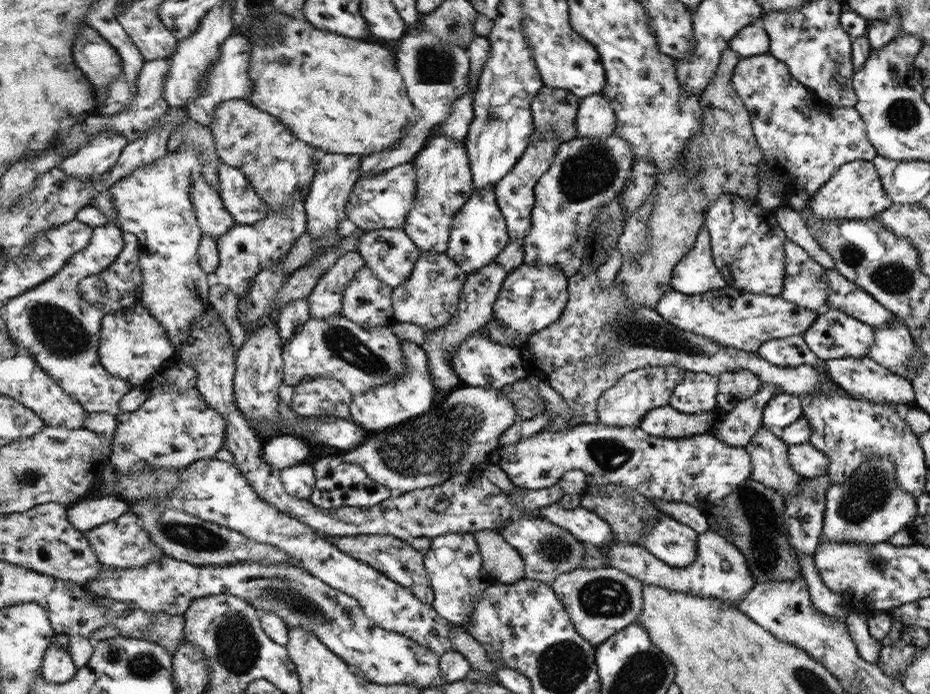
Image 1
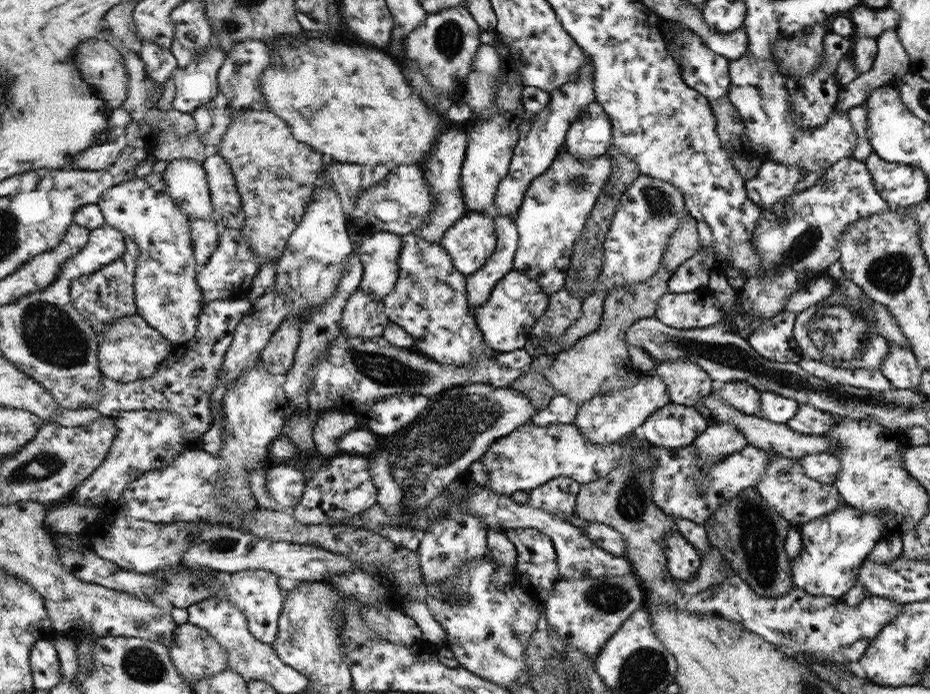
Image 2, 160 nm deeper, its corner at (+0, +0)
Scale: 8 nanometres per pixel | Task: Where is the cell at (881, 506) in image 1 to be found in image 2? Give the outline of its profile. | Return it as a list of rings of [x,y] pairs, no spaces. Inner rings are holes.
[[[847,503],[799,527],[803,547],[801,553],[791,559],[790,565],[794,587],[813,596],[841,600],[855,586],[861,565],[877,542],[882,540],[886,528],[881,512],[869,514]]]

